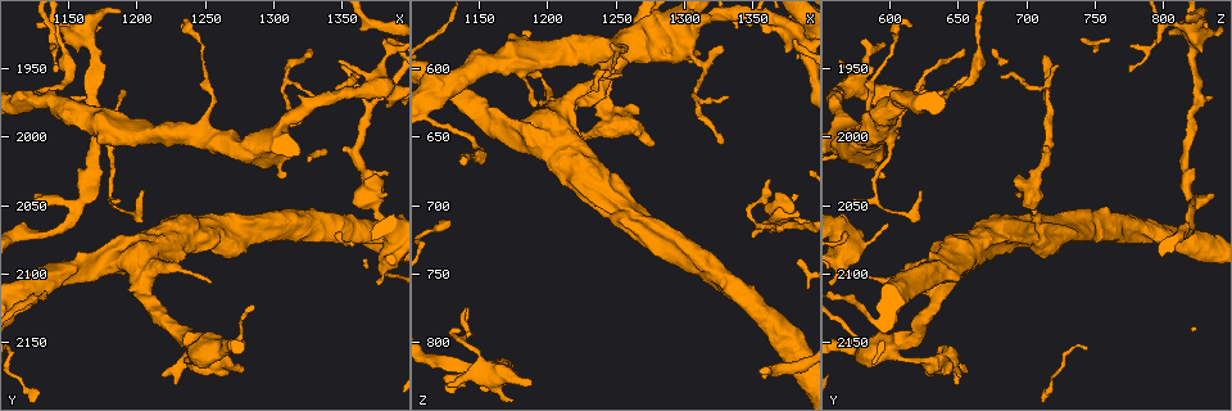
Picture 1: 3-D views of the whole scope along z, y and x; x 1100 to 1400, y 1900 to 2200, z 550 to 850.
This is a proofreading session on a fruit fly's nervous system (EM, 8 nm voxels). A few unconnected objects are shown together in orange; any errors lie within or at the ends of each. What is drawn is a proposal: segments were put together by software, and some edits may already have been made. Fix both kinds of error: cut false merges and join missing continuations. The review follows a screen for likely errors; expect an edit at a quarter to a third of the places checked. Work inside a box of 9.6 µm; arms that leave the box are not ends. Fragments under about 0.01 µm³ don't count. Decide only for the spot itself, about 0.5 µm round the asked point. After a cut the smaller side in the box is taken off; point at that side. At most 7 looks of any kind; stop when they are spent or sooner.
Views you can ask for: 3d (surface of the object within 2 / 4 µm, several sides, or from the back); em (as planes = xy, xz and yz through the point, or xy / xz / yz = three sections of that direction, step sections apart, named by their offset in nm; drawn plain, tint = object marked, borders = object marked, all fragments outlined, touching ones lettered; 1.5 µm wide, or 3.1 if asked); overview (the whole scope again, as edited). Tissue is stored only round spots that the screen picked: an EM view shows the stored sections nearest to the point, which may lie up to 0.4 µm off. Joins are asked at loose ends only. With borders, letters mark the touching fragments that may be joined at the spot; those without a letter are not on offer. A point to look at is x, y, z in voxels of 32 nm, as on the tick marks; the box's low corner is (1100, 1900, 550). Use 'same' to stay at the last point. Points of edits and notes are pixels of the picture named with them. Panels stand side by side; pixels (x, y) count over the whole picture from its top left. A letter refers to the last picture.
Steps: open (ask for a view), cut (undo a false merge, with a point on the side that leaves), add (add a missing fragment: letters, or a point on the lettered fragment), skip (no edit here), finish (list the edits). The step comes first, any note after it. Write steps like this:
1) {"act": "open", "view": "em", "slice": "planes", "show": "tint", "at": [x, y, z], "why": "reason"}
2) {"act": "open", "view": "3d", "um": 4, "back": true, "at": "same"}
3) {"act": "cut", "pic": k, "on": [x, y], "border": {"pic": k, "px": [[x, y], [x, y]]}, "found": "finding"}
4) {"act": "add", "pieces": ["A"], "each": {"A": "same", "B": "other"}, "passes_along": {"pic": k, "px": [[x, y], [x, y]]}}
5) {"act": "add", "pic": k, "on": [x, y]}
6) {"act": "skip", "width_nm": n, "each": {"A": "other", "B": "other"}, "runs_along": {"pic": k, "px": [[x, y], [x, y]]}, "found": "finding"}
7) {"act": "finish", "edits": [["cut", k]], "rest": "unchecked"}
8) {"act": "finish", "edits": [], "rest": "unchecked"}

{"act": "open", "view": "3d", "um": 4, "back": true, "at": [1278, 2170, 656], "why": "free end"}

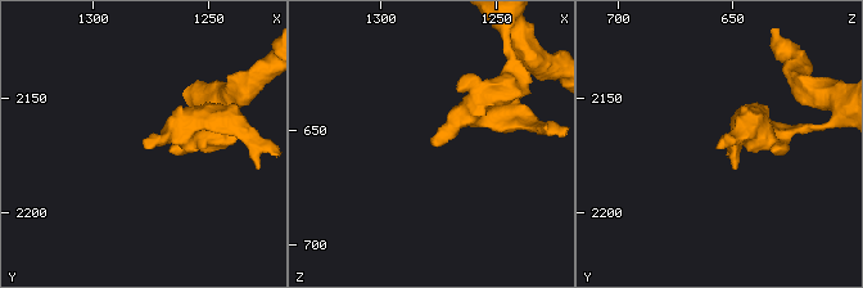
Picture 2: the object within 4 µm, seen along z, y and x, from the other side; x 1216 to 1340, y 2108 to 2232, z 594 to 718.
{"act": "open", "view": "em", "slice": "planes", "show": "tint", "at": [1276, 2172, 657], "why": "now the EM"}

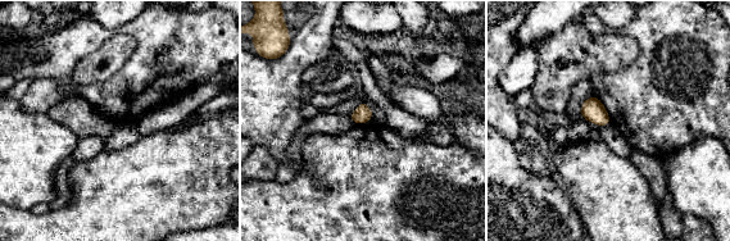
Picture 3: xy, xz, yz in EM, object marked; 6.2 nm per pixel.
{"act": "open", "view": "em", "slice": "planes", "show": "borders", "at": "same"}

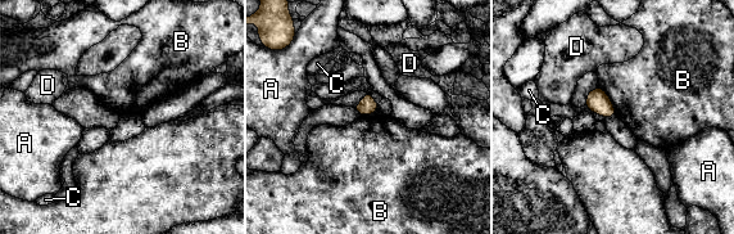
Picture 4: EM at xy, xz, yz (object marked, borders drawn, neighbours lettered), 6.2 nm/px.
{"act": "skip", "longest_contact_nm": ["B", 220], "each": {"A": "other", "B": "other", "C": "other", "D": "other"}, "found": "no lettered fragment goes on from it"}

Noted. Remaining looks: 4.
{"act": "open", "view": "em", "slice": "planes", "show": "borders", "at": [1382, 2028, 704], "why": "an open end"}

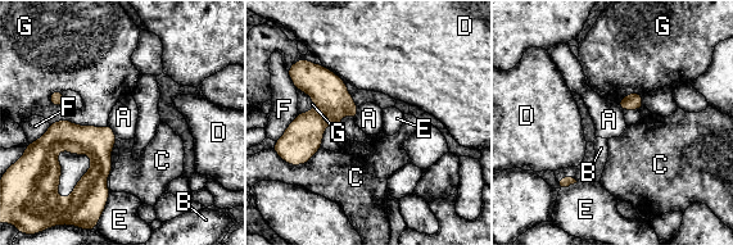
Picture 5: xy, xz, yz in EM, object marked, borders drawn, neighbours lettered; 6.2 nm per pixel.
{"act": "skip", "longest_contact_nm": ["G", 360], "each": {"A": "other", "B": "other", "C": "other", "D": "other", "E": "other", "F": "other", "G": "other"}, "found": "none of them fits"}

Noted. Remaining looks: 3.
{"act": "open", "view": "3d", "um": 2, "at": [1324, 1936, 656], "why": "thin end"}

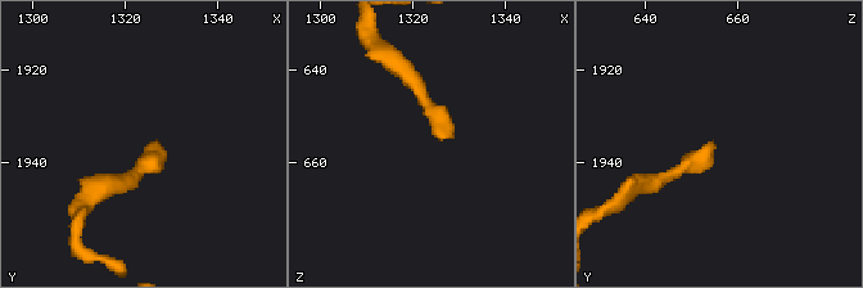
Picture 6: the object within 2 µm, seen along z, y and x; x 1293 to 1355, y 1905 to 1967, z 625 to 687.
{"act": "open", "view": "em", "slice": "xy", "step": 4, "show": "borders", "at": [1326, 1935, 655], "why": "need the tissue"}

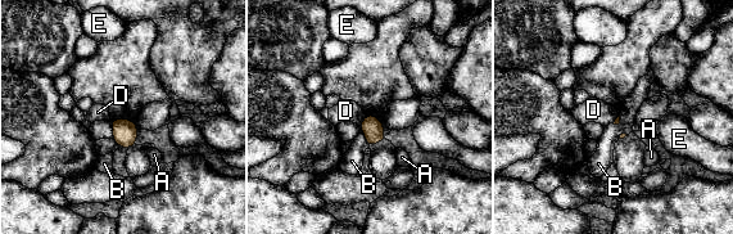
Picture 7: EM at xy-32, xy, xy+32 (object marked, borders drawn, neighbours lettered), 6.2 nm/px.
{"act": "skip", "longest_contact_nm": ["B", 120], "each": {"A": "other", "B": "other", "D": "other", "E": "other"}, "found": "no lettered fragment goes on from it"}

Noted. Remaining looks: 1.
{"act": "finish", "edits": [], "rest": "unchecked"}

